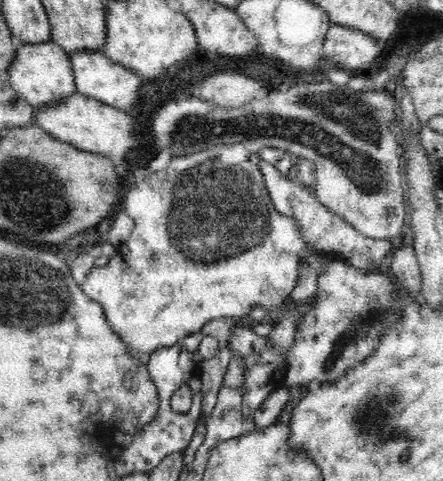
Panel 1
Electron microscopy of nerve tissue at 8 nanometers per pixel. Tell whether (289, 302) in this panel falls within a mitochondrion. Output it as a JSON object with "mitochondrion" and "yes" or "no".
{"mitochondrion":"no"}

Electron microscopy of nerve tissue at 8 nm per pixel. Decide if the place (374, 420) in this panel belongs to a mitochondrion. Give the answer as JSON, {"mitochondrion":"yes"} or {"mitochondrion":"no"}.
{"mitochondrion":"yes"}

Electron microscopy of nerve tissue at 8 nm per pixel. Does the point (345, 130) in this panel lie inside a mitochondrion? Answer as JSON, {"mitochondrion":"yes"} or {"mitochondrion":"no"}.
{"mitochondrion":"yes"}

